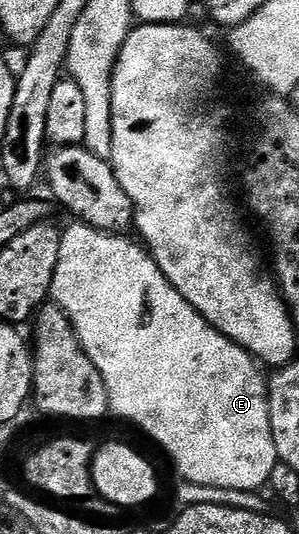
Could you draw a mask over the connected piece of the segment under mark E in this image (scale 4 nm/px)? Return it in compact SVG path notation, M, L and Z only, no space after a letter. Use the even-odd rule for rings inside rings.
M72 224L60 235L58 268L52 281L51 301L62 307L72 321L78 340L94 360L106 384L108 399L116 401L124 414L140 414L140 422L164 422L166 428L183 432L185 439L196 438L194 483L176 495L181 505L218 503L259 514L275 513L273 504L256 490L268 486L270 472L277 464L276 449L270 428L268 383L260 375L261 367L215 328L189 304L166 280L151 254L139 241L131 242L123 233L96 230L92 226ZM200 370L248 370L248 374L204 374L196 390L196 414L184 421L184 378L196 378Z

